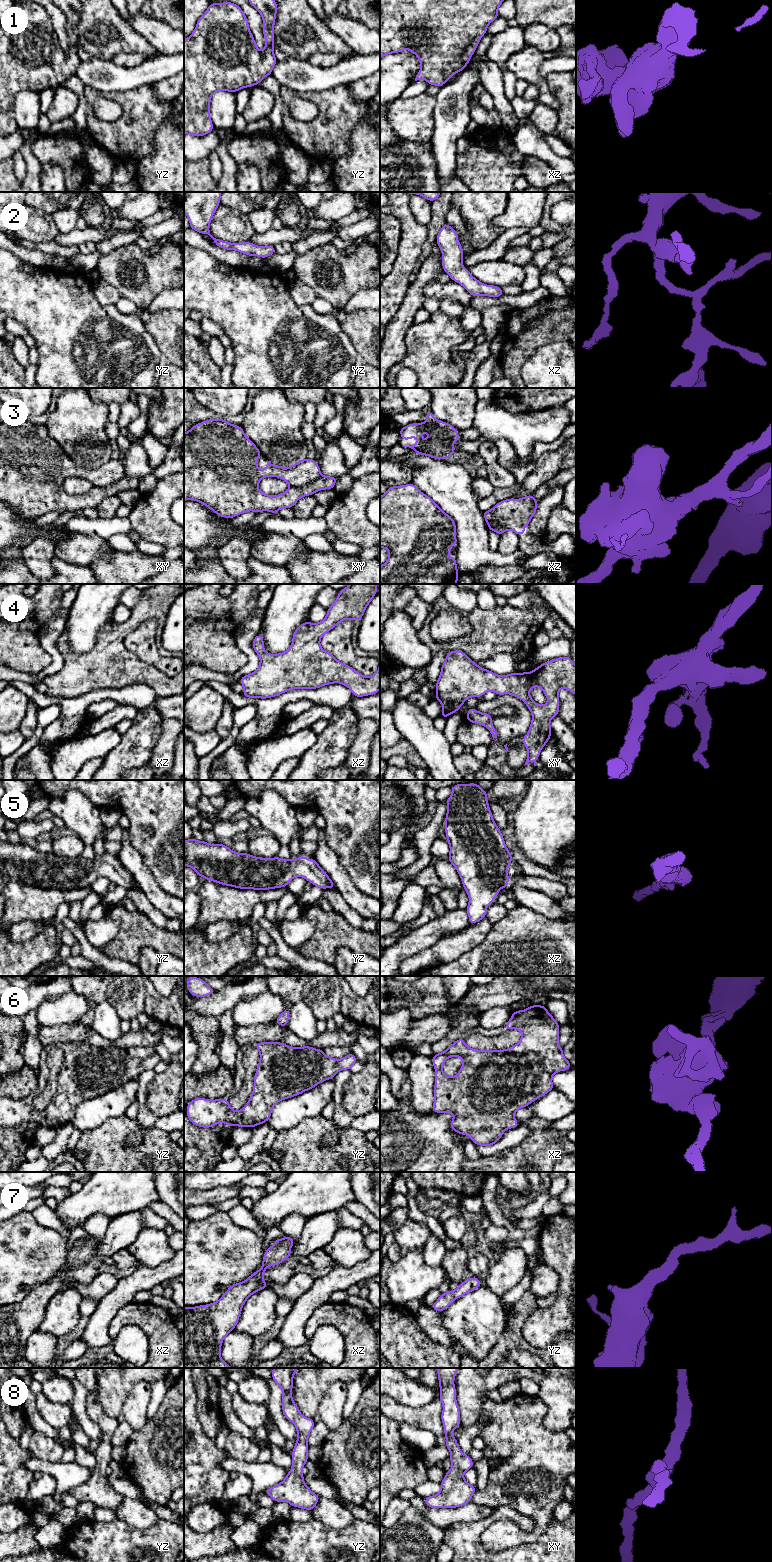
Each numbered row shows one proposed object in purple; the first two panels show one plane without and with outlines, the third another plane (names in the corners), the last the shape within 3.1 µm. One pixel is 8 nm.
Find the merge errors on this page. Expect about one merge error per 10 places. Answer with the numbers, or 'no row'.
no row

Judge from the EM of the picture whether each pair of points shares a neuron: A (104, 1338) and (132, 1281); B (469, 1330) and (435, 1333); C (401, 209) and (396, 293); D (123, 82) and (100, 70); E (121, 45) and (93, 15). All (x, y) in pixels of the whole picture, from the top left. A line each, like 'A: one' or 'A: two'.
A: one
B: two
C: one
D: one
E: one

